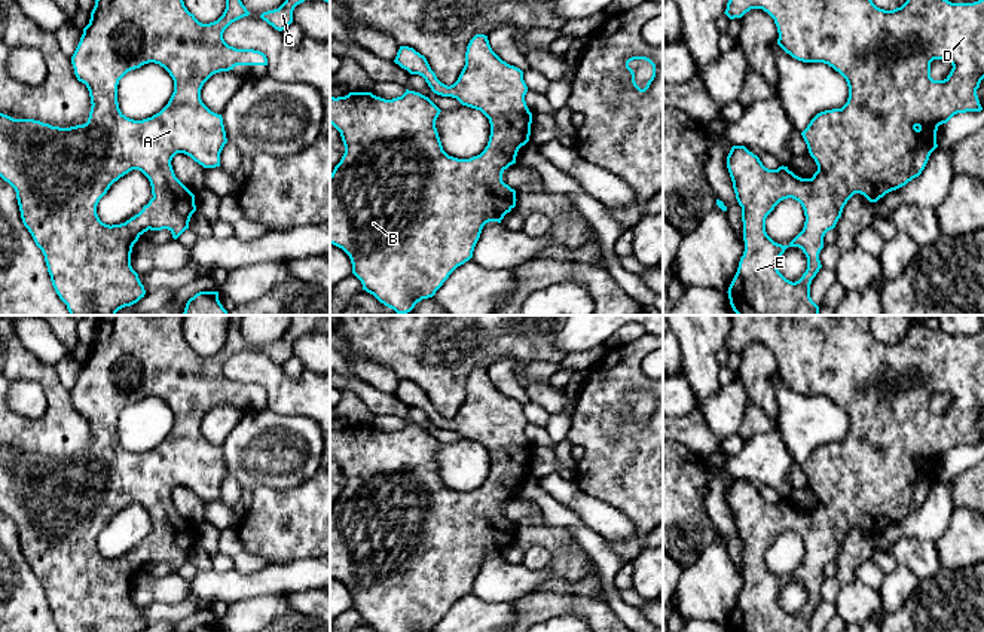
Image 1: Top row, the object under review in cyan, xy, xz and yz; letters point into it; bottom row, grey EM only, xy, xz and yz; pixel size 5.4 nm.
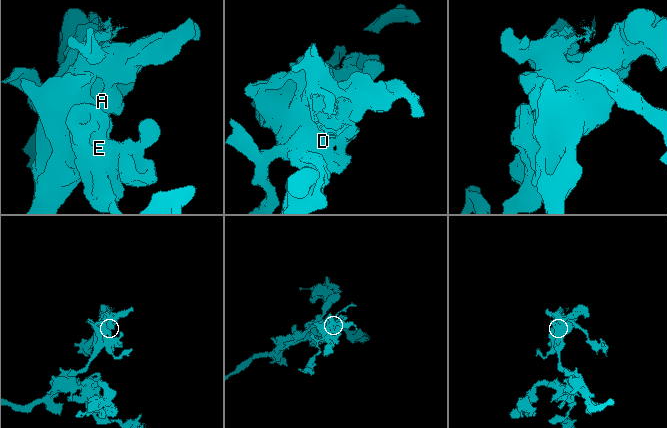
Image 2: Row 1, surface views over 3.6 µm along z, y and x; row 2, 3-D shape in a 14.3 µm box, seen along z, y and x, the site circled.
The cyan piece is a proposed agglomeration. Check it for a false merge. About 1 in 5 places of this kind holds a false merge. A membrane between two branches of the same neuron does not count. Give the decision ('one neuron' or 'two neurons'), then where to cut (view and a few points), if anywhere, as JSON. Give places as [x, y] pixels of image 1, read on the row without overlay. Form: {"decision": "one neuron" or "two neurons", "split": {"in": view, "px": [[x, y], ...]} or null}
{"decision": "one neuron", "split": null}

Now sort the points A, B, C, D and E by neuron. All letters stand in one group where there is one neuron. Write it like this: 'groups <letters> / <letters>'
groups A B C D E

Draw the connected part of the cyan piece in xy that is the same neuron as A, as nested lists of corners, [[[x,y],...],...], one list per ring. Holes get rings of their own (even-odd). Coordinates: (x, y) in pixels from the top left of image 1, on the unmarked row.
[[[100,315],[89,357],[71,390],[74,407],[85,416],[91,430],[88,455],[70,461],[52,460],[34,452],[13,452],[0,446],[0,510],[16,525],[24,559],[42,583],[52,619],[59,632],[141,632],[146,628],[138,607],[131,599],[131,586],[138,571],[150,564],[168,562],[177,573],[196,544],[195,528],[175,510],[171,494],[177,486],[190,489],[204,501],[220,500],[220,486],[227,476],[221,448],[211,445],[201,433],[204,416],[216,406],[236,399],[268,399],[263,385],[229,379],[224,363],[250,345],[241,335],[244,315],[230,315],[223,348],[210,357],[199,355],[183,335],[186,315]],[[155,396],[174,413],[168,437],[152,451],[126,451],[117,436],[119,413],[131,403]],[[132,503],[141,504],[150,515],[153,531],[143,543],[120,558],[106,558],[97,547],[100,532],[110,519]]]

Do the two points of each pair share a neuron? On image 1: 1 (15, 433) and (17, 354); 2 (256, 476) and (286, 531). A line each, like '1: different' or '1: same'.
1: same
2: different

